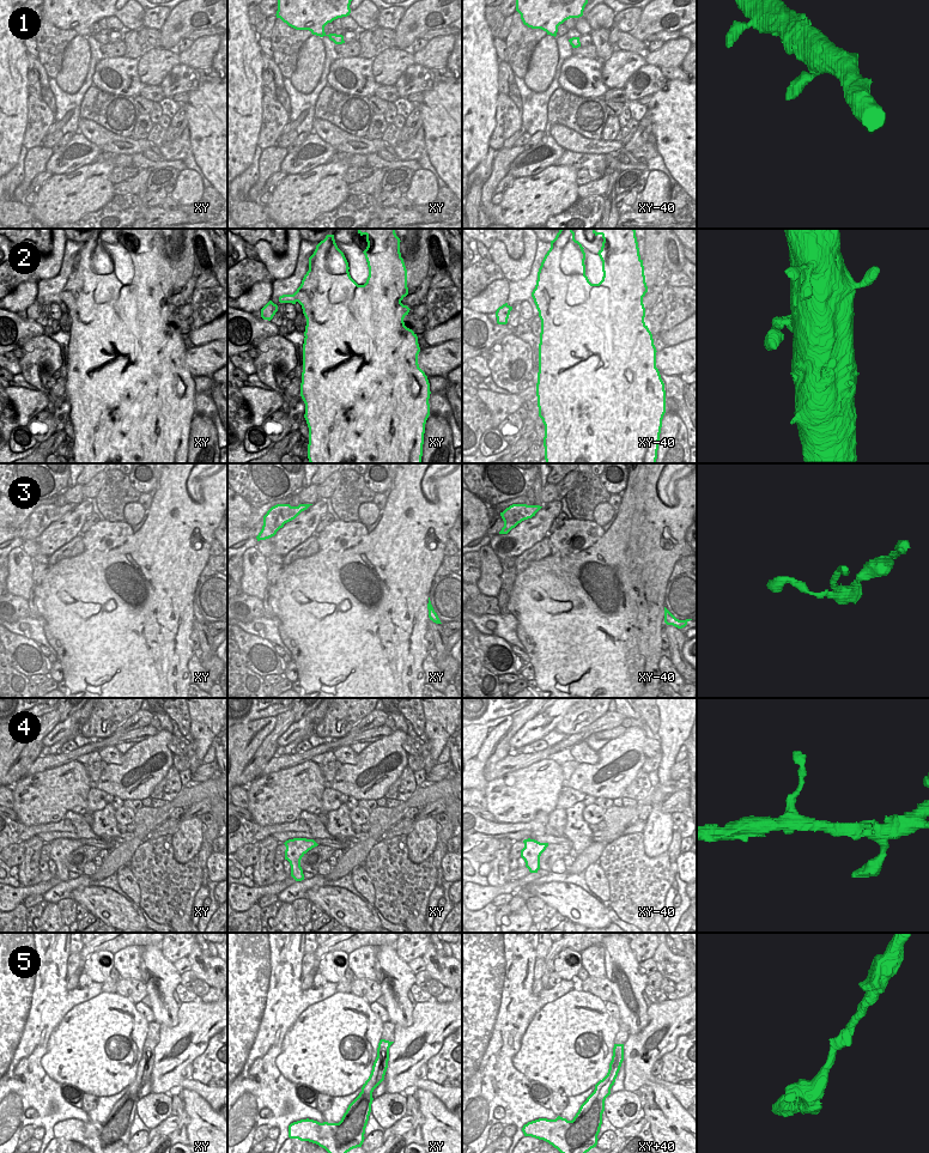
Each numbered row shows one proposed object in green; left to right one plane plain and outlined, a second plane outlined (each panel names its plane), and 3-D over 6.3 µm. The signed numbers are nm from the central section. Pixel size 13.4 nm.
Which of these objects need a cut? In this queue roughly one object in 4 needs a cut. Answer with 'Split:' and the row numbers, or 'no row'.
Split: no row

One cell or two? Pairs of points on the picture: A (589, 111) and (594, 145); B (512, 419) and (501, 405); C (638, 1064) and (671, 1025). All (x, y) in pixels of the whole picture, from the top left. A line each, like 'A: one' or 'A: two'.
A: two
B: two
C: one

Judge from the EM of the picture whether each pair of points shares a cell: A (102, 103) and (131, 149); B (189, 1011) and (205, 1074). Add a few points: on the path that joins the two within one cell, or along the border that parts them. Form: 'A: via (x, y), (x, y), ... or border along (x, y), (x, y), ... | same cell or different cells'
A: border along (97, 122), (109, 131), (131, 137) | different cells
B: border along (214, 1035), (210, 1039), (207, 1048), (192, 1062) | different cells

